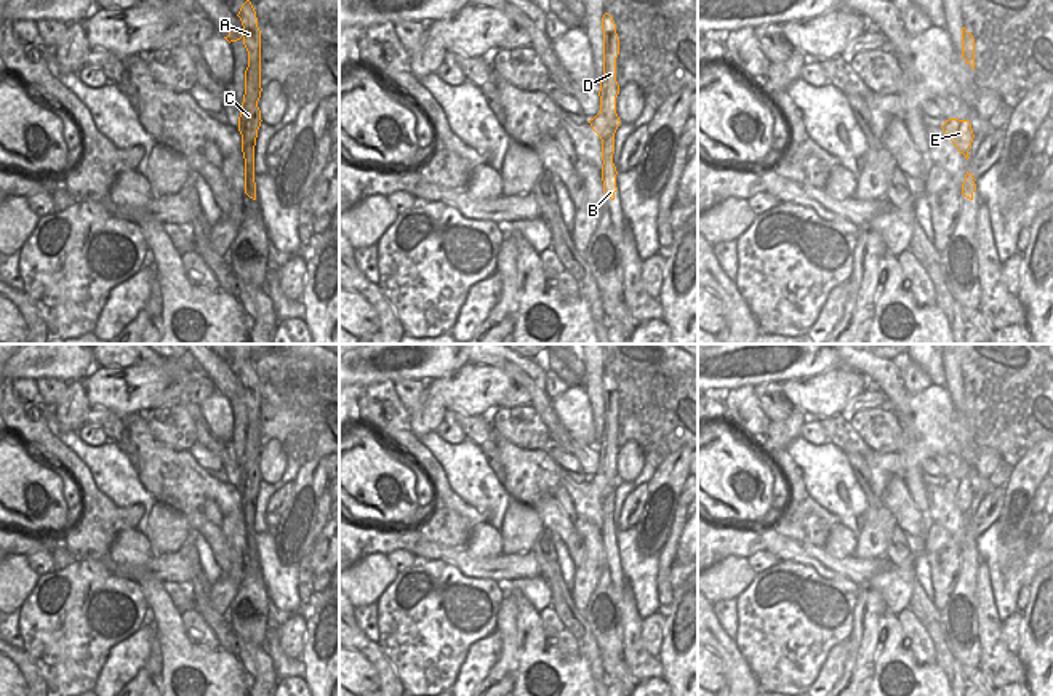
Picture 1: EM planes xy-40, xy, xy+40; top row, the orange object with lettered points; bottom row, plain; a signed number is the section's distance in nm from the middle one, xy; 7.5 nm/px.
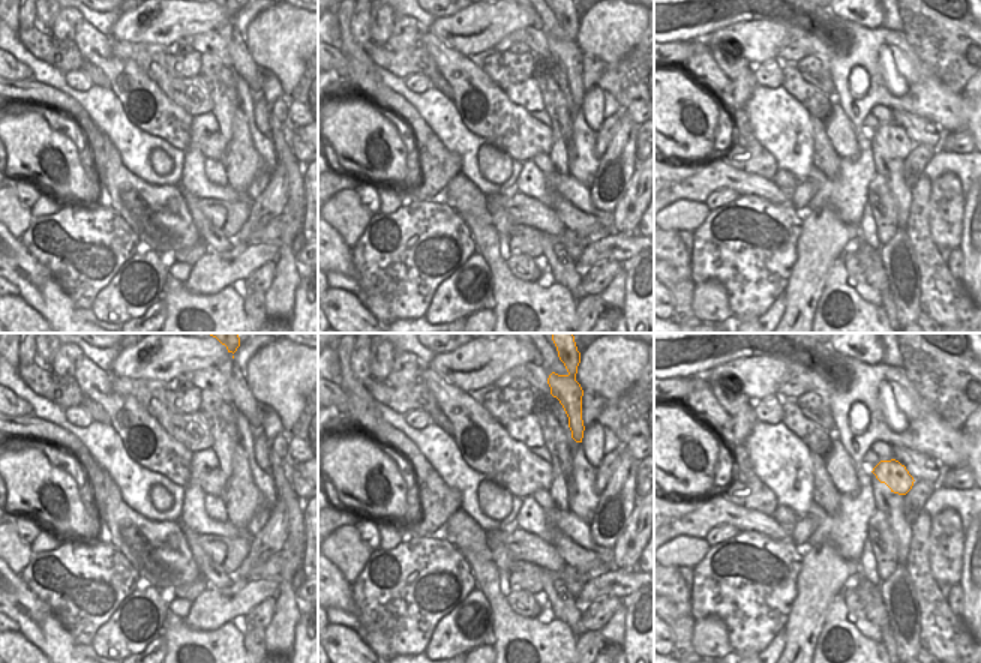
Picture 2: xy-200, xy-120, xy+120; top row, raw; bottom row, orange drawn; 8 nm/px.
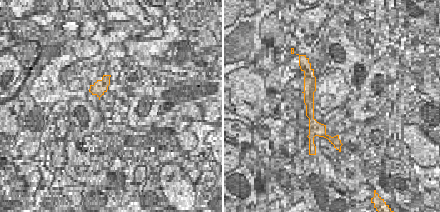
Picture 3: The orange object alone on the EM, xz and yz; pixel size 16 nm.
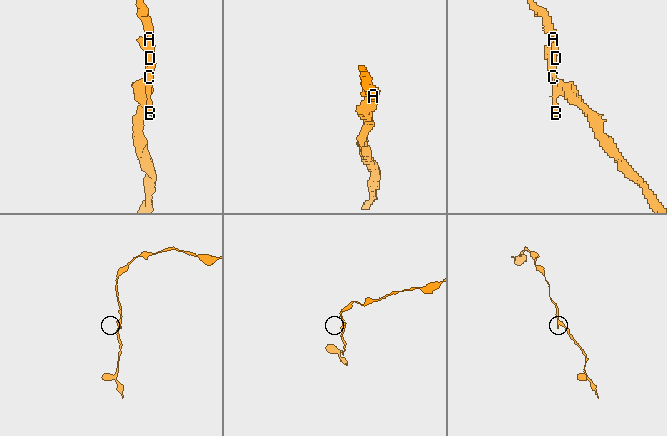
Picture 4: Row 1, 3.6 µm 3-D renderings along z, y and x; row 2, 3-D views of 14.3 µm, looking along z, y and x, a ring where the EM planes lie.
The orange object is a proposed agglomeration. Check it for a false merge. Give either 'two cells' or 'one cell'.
one cell

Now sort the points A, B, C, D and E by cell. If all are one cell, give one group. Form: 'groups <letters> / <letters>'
groups A B C D E

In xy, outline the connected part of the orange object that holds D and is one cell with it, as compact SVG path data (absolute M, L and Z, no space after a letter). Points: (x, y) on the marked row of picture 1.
M605 13L602 18L603 30L603 75L600 82L600 110L589 120L592 130L602 139L602 181L603 194L615 200L616 187L616 166L613 163L615 154L615 133L619 126L619 117L616 114L616 98L619 94L619 85L616 82L616 58L619 54L619 37L616 34L616 24L613 18Z

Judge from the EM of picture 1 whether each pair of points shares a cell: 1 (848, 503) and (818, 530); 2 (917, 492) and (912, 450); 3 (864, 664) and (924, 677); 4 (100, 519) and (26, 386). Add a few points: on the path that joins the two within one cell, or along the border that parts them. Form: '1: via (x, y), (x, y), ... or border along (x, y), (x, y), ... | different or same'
1: border along (807, 488), (839, 522) | different
2: via (914, 482), (912, 460) | same
3: border along (882, 629), (876, 672), (871, 679) | different
4: border along (16, 399), (29, 416), (42, 418), (47, 423) | different

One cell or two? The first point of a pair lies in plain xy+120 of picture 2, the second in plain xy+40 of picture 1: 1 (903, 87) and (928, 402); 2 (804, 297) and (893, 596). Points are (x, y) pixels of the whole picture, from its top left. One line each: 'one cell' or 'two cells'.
1: one cell
2: two cells

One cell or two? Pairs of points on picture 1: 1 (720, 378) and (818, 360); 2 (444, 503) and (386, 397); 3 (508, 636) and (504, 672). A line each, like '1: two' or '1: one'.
1: one
2: two
3: one

